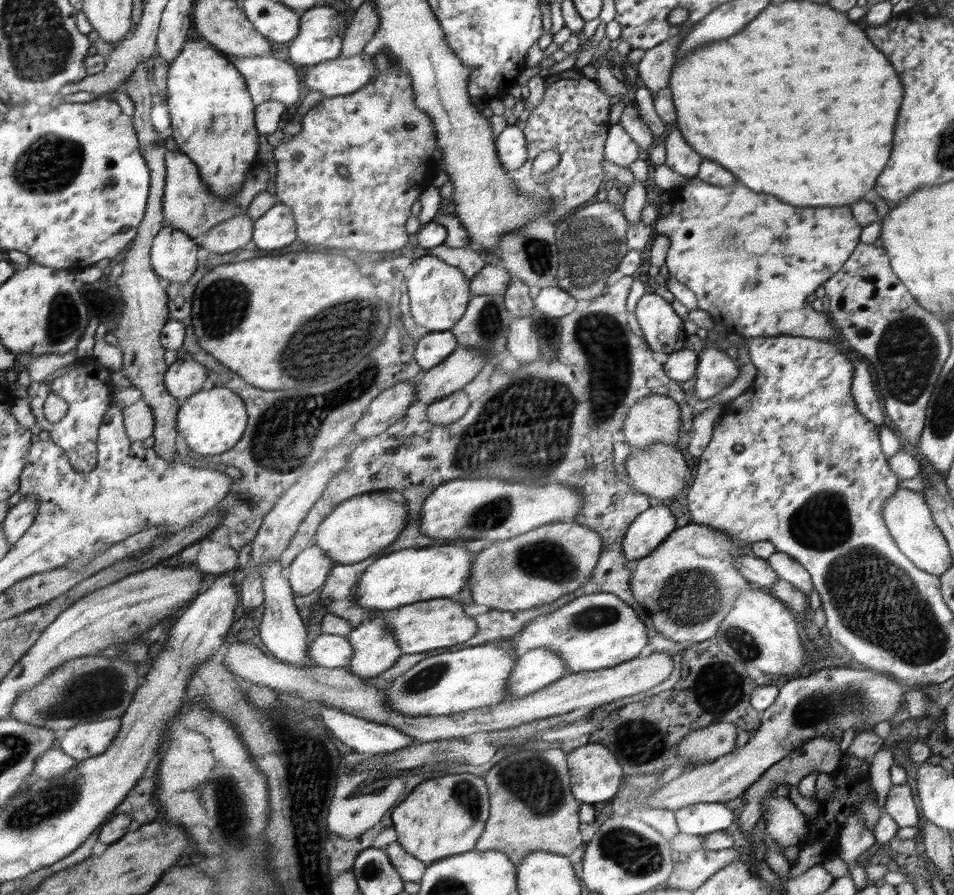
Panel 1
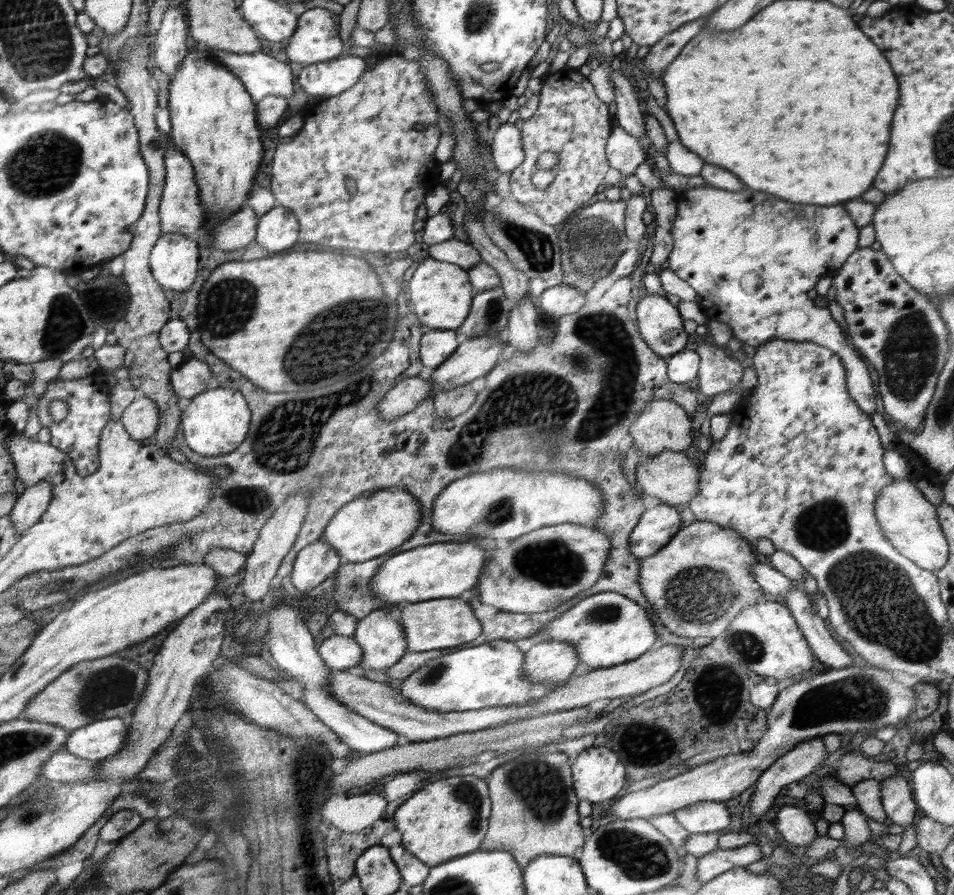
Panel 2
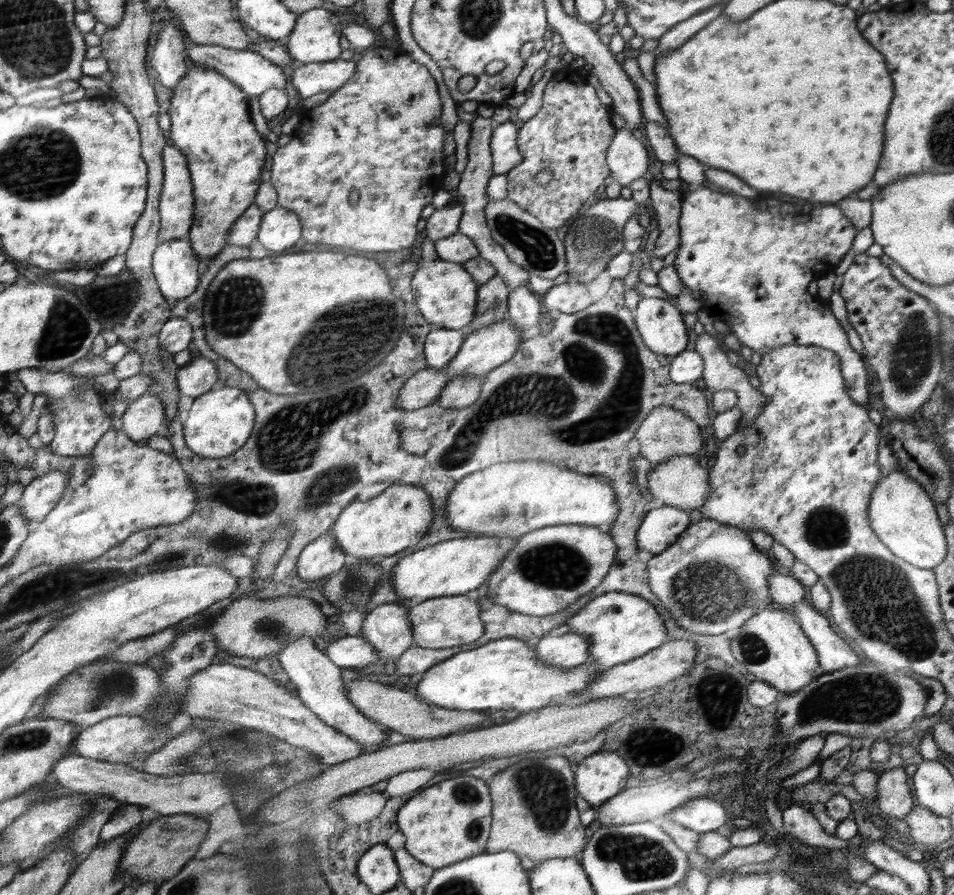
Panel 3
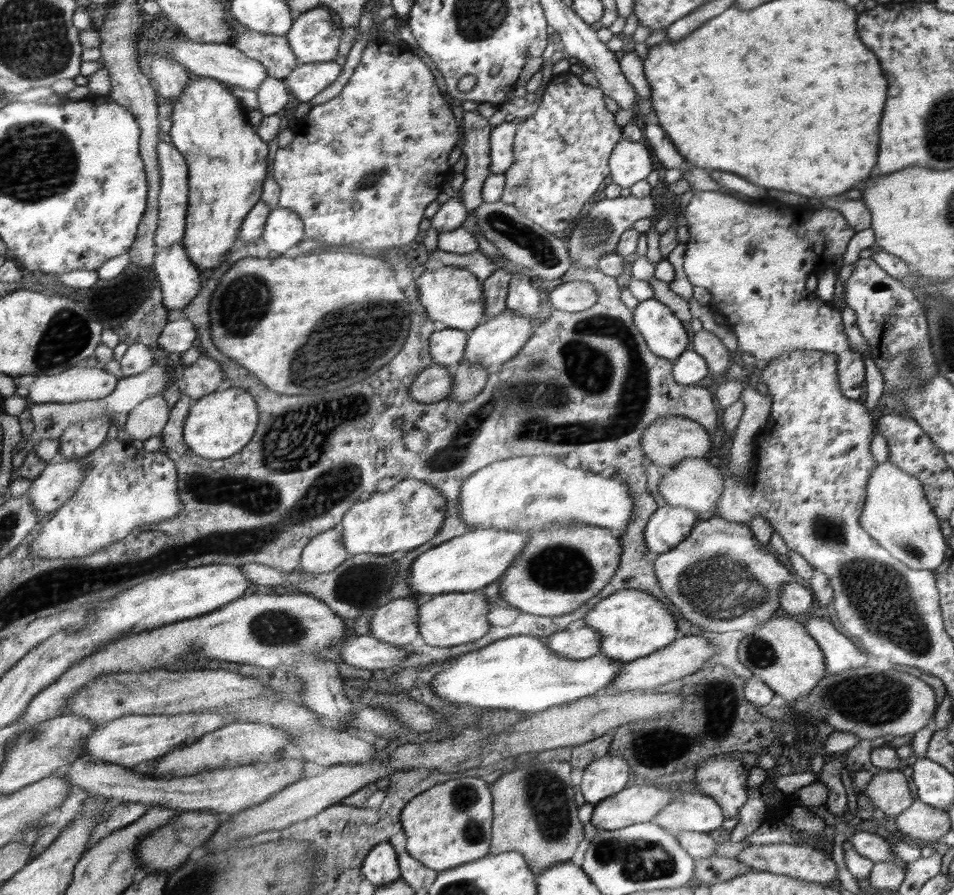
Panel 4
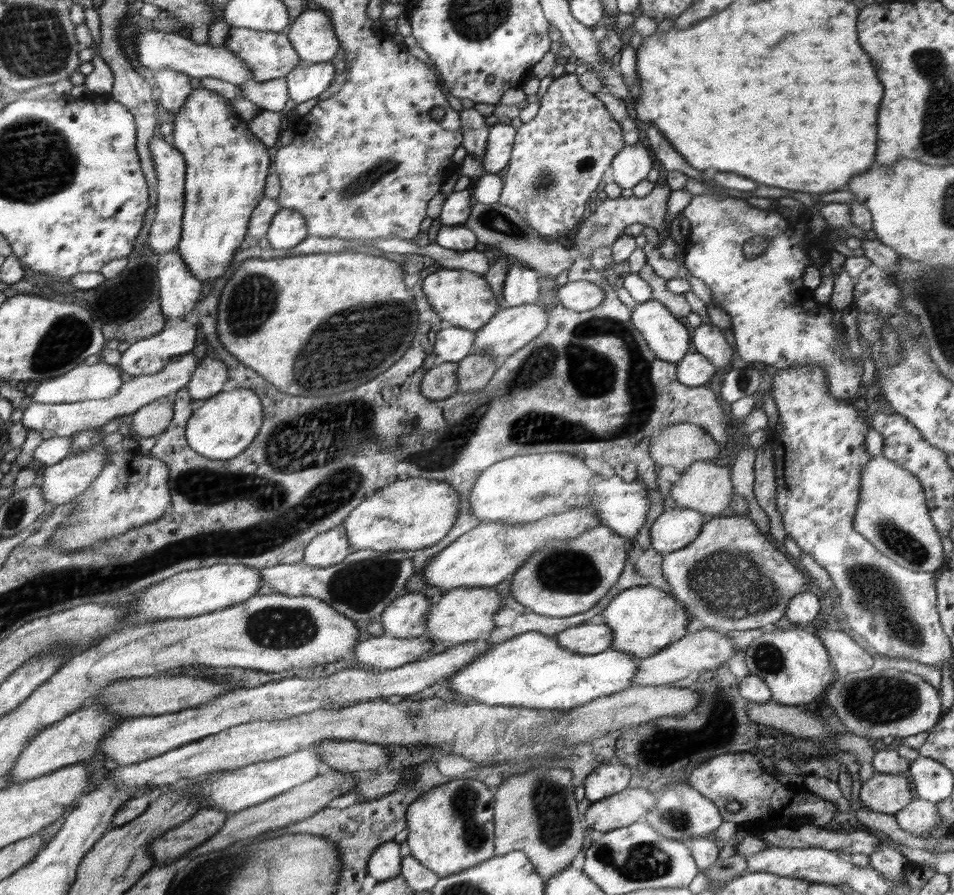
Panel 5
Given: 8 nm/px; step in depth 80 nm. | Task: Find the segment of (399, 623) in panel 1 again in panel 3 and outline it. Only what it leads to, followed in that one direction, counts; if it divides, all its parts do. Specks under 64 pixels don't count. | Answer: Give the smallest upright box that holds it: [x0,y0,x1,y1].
[408,595,485,648]

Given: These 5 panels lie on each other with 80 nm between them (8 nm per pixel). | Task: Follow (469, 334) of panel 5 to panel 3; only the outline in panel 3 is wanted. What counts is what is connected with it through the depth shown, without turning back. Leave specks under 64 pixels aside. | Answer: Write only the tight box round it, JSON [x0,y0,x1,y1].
[423,328,466,370]

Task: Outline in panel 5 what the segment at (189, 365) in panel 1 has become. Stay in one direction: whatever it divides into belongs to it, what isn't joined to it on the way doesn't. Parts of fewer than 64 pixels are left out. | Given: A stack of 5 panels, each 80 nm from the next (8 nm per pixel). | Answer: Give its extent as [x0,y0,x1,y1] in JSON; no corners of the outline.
[186,355,229,404]

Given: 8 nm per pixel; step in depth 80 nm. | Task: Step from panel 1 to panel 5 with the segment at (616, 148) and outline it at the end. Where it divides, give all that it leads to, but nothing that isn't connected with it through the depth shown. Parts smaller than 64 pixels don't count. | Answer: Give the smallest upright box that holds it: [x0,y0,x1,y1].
[610,144,652,189]

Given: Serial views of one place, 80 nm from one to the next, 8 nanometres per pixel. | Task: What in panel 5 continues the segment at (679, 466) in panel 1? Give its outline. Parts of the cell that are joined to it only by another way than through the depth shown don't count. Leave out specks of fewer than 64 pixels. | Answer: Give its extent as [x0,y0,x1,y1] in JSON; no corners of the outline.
[670,460,735,517]

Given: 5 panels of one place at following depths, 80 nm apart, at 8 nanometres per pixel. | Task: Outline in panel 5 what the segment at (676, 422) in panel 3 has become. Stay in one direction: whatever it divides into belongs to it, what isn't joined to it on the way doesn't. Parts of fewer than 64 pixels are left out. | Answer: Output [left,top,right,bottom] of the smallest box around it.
[651,424,720,473]

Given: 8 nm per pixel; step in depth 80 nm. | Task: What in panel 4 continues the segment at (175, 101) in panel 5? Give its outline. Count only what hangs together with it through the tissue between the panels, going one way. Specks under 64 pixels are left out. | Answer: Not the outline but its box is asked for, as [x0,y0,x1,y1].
[151,55,190,104]

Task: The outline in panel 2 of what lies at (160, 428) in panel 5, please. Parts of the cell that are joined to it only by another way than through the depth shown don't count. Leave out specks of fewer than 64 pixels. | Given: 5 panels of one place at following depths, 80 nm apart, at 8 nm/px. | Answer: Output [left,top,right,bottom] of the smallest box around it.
[120,394,159,442]

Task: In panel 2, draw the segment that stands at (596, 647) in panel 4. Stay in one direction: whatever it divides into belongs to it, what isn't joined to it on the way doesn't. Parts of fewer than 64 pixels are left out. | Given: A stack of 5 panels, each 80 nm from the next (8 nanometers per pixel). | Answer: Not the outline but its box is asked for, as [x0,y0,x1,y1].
[523,639,578,683]

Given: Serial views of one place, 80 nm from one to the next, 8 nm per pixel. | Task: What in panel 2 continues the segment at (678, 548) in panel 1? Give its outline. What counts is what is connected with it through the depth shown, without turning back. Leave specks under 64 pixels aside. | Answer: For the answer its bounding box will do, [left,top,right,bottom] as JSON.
[640,521,764,638]

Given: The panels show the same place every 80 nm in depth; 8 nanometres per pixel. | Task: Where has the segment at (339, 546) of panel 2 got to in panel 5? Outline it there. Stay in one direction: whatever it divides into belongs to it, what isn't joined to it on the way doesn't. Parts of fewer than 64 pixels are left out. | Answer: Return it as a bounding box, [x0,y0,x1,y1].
[343,478,460,552]

